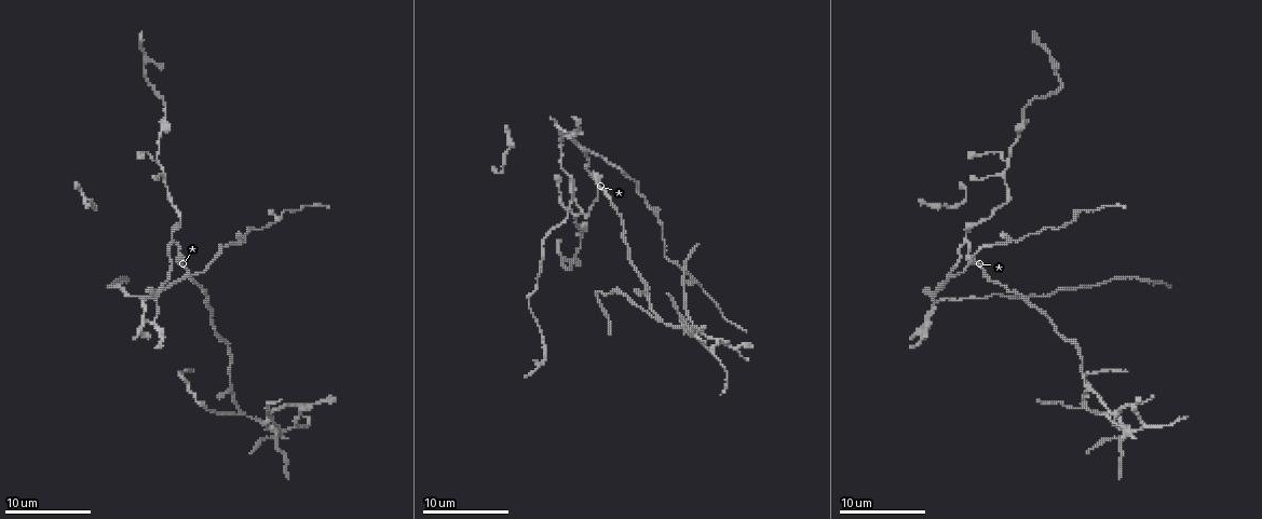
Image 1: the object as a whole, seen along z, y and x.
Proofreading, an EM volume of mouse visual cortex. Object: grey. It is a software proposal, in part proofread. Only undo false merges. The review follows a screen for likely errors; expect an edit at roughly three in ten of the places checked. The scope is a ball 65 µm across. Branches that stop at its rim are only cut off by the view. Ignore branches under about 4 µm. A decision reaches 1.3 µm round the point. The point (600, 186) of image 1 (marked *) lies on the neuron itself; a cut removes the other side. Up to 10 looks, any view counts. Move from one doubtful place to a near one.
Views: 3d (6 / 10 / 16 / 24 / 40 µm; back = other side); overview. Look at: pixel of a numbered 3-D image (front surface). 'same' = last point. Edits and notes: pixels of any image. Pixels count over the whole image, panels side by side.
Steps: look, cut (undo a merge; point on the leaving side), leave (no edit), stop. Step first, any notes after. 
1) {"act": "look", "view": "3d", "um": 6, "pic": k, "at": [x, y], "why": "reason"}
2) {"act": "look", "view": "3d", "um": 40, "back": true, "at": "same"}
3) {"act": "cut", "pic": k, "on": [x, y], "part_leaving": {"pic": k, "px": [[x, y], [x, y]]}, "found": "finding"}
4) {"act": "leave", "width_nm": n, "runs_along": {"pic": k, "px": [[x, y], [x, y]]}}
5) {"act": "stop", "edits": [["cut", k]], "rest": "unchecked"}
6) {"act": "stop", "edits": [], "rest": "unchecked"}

{"act": "look", "view": "3d", "um": 10, "pic": 1, "at": [164, 115], "why": "sudden change in width"}

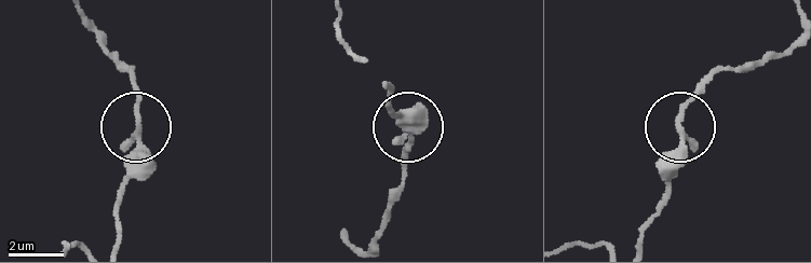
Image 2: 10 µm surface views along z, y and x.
{"act": "look", "view": "3d", "um": 10, "back": true, "pic": 2, "at": [137, 127]}

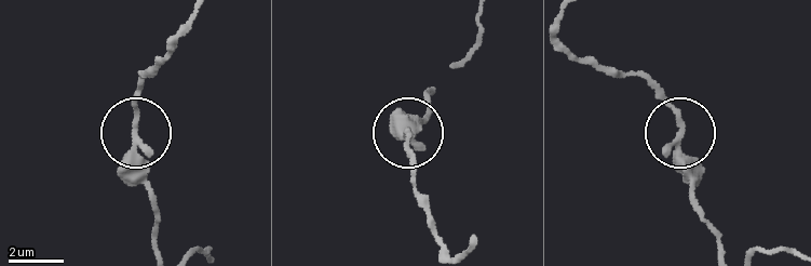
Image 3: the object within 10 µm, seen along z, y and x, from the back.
{"act": "leave", "runs_along": {"pic": 3, "px": [[433, 89], [424, 119], [405, 131], [413, 177]]}, "found": "continuous, no second neuron"}

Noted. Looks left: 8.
{"act": "look", "view": "3d", "um": 16, "pic": 1, "at": [573, 217], "why": "three arms meet"}

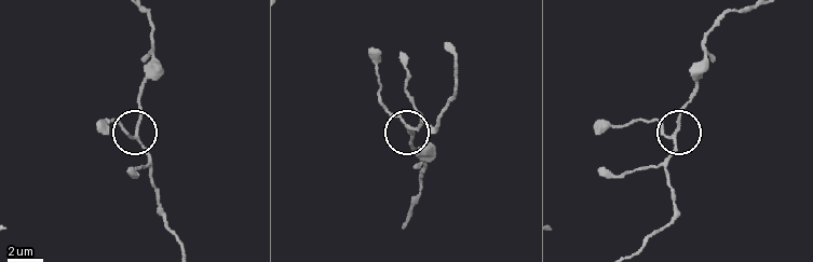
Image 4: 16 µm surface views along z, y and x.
{"act": "look", "view": "3d", "um": 16, "back": true, "pic": 4, "at": [133, 137]}

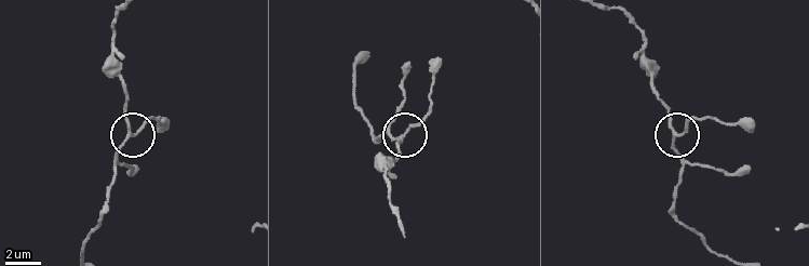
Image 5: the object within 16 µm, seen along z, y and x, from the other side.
{"act": "leave", "side_arm_um": 21, "runs_along": {"pic": 5, "px": [[353, 75], [353, 101], [372, 131], [403, 137], [398, 158]]}, "found": "all the same neuron"}

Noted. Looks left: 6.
{"act": "look", "view": "3d", "um": 10, "pic": 1, "at": [966, 241], "why": "two arms in line, one across"}

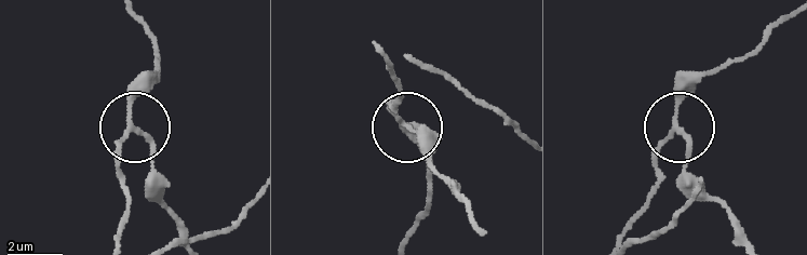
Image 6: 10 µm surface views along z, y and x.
{"act": "leave", "arms": 3, "found": "one neuron here"}

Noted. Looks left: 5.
{"act": "look", "view": "3d", "um": 10, "pic": 1, "at": [1125, 435], "why": "small branch off a trunk"}

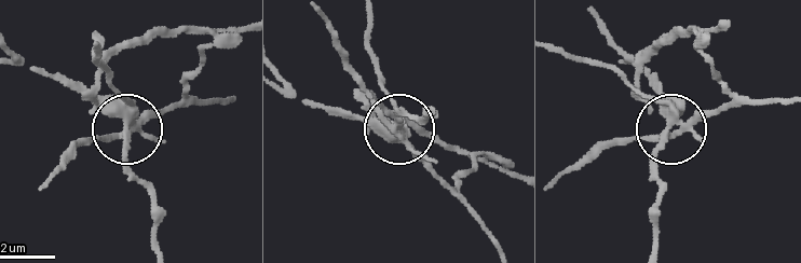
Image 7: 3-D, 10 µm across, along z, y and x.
{"act": "cut", "pic": 7, "on": [151, 113], "part_leaving": {"pic": 7, "px": [[129, 116], [98, 46]]}, "found": "two neurons meet here"}

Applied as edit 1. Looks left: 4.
{"act": "look", "view": "3d", "um": 6, "pic": 1, "at": [241, 413]}

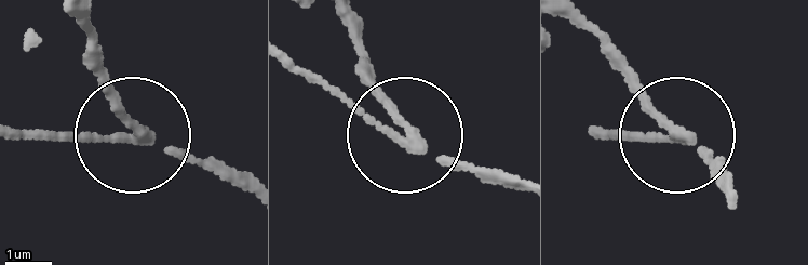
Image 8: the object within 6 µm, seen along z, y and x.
{"act": "look", "view": "3d", "um": 6, "back": true, "pic": 8, "at": [397, 132], "why": "other side"}

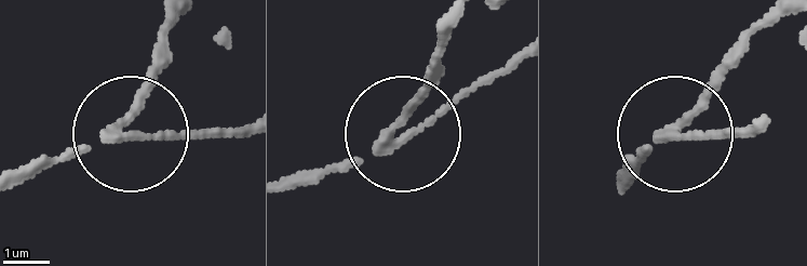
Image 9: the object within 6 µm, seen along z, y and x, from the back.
{"act": "cut", "pic": 9, "on": [172, 131], "side_arm_um": 11, "arms": 3, "found": "a second neuron is stuck on"}

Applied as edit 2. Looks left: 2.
{"act": "stop", "edits": [["cut", 7], ["cut", 9]], "rest": "unchecked"}

